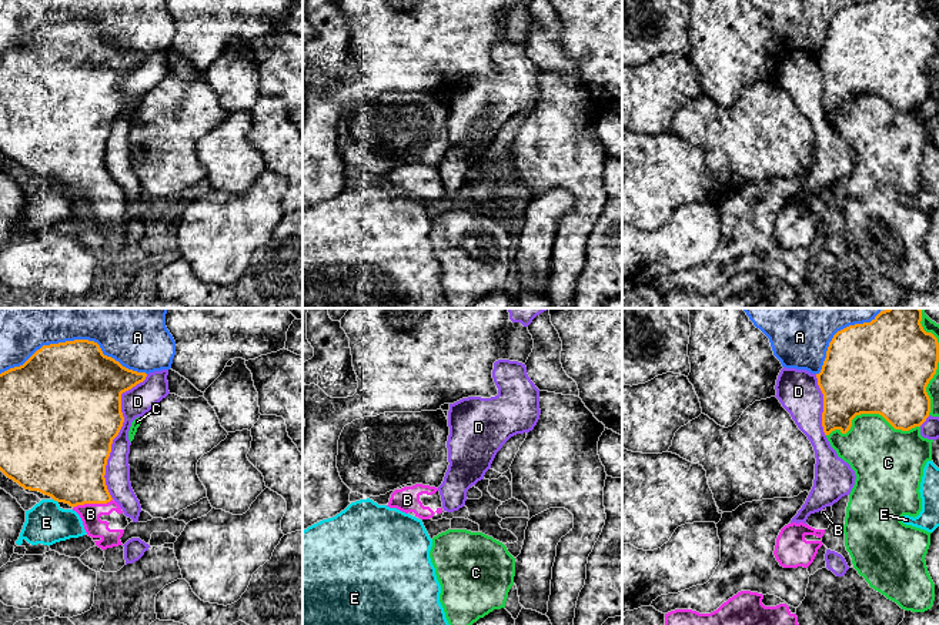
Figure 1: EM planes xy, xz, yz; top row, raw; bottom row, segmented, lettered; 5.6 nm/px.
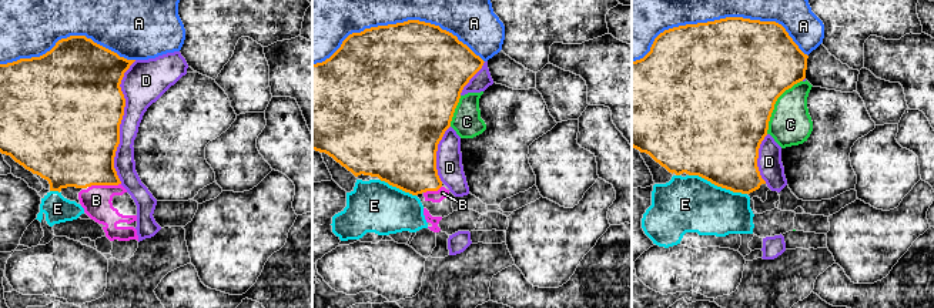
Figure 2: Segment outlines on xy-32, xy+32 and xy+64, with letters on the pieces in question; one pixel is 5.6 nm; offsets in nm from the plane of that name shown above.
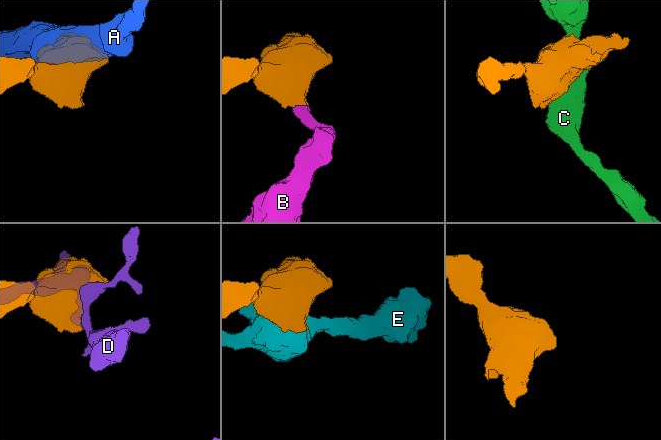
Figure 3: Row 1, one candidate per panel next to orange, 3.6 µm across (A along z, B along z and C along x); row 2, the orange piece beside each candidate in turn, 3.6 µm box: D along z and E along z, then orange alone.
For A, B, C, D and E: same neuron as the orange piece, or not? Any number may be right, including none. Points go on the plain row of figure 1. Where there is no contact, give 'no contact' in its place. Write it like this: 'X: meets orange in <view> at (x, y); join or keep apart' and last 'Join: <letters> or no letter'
A: meets orange in xy at (74, 20); keep apart
B: meets orange in xy at (92, 183); join
C: meets orange in yz at (869, 93); keep apart
D: meets orange in xy at (119, 112); keep apart
E: meets orange in xy at (56, 180); keep apart
Join: B

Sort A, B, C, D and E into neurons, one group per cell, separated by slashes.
A / B / C / D / E

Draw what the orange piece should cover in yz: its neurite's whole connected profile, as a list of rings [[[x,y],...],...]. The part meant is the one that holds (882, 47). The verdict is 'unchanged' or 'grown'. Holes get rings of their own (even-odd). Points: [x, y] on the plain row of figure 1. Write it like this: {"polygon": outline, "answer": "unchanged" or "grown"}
{"polygon": [[[872,0],[871,3],[849,6],[838,11],[829,23],[822,50],[816,54],[823,74],[822,107],[825,116],[839,110],[846,114],[852,100],[861,94],[879,94],[895,110],[909,111],[920,107],[930,93],[930,78],[926,73],[939,43],[939,23],[932,13],[926,13],[922,0]]], "answer": "unchanged"}

